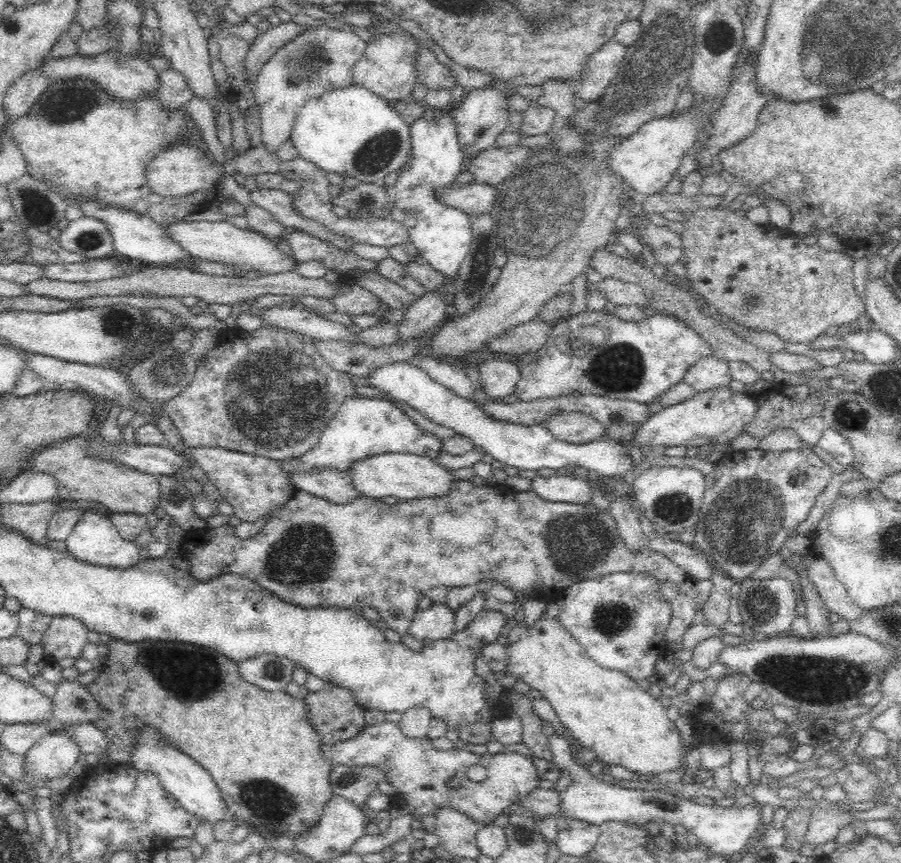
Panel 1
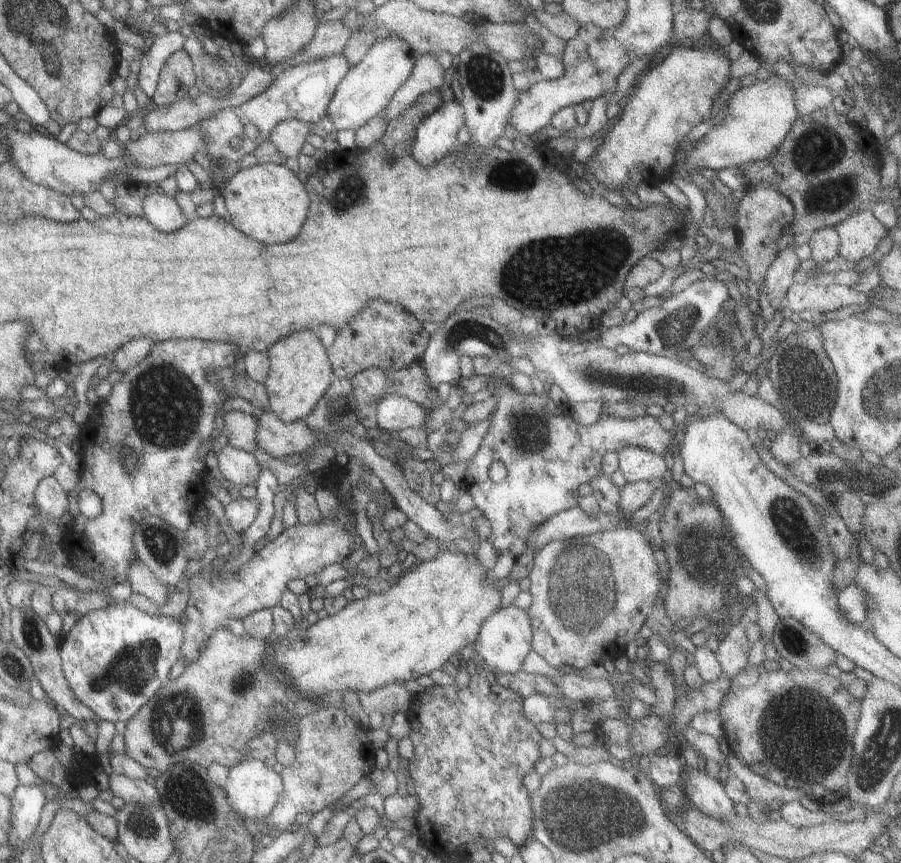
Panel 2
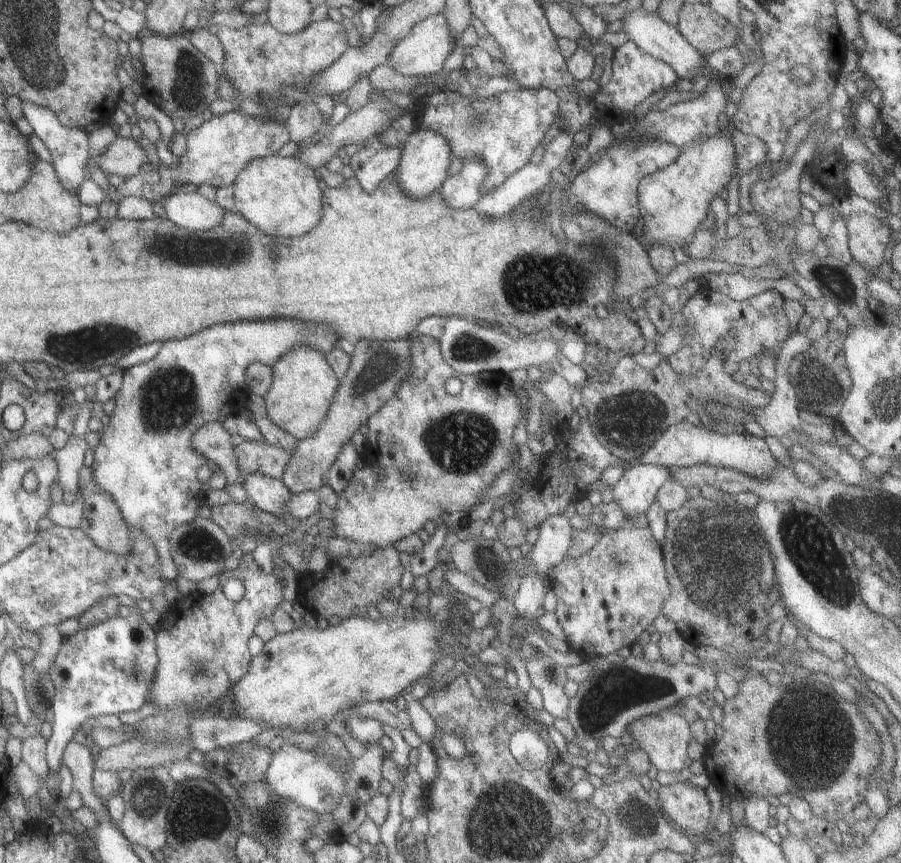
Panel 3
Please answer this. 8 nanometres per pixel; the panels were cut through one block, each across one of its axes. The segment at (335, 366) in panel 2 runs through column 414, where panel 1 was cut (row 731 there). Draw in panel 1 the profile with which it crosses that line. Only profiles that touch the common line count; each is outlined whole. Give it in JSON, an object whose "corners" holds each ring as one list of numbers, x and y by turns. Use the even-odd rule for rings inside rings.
{"corners":[[327,681,325,683,326,687,322,692,310,693,302,700,308,705,310,722,318,729,322,744,331,746,336,742,352,739,363,732,365,710,356,704,353,695,346,688,333,686]]}

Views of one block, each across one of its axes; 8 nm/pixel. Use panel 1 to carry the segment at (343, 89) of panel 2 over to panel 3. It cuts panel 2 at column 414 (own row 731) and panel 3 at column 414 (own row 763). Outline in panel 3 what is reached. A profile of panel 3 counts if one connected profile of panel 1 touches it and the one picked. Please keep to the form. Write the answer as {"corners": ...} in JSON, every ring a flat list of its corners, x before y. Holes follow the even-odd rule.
{"corners":[[441,14,429,16,426,20,415,24,405,36,395,42,383,65,393,70,395,74,412,78,439,73,443,62,455,46,453,42,443,16]]}

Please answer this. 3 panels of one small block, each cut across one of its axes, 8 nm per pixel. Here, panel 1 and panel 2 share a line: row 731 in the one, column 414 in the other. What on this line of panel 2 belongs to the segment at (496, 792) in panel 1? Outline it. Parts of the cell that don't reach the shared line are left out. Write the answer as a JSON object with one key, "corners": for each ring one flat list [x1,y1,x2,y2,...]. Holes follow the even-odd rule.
{"corners":[[418,362,395,372,366,369,350,379,350,386,357,388,357,402,373,402,371,398,379,399,387,394,395,394,415,402,427,413,444,403,445,399,443,388,433,389,426,384]]}

